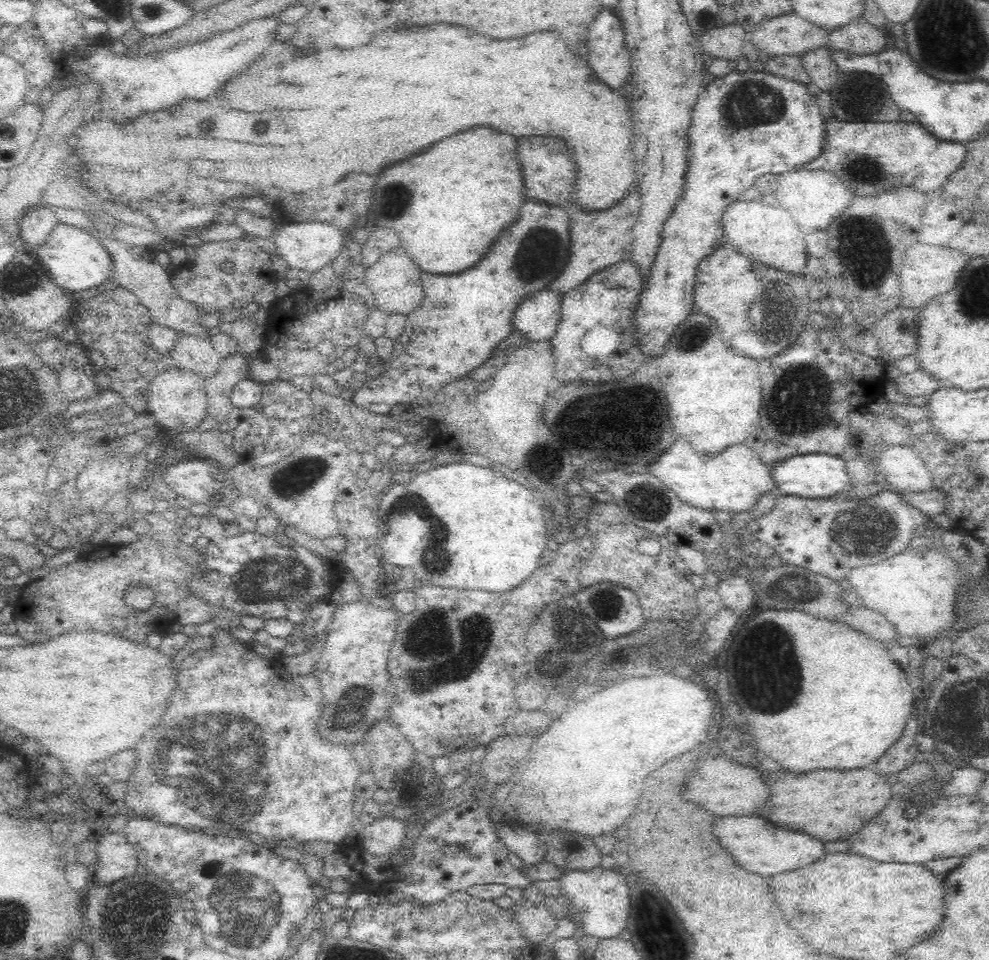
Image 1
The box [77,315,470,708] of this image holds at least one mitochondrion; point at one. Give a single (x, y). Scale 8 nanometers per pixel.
(290, 589)

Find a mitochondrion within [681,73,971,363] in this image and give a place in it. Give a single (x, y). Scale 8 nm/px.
(736, 111)

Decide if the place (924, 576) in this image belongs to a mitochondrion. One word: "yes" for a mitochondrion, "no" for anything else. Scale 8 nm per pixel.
no

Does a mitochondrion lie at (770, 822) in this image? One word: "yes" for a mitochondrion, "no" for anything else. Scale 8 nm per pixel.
no

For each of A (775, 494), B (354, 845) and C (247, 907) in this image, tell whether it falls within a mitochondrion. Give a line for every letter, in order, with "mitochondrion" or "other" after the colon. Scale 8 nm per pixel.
A: other
B: other
C: mitochondrion

